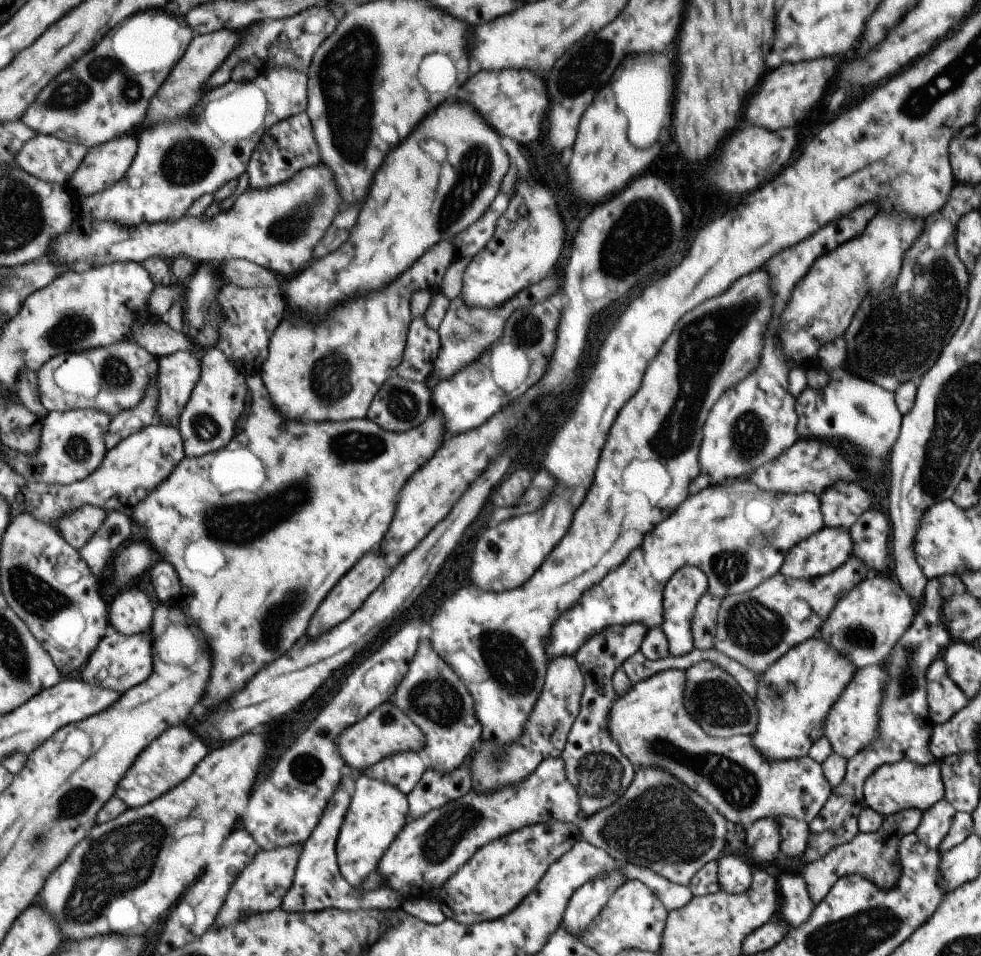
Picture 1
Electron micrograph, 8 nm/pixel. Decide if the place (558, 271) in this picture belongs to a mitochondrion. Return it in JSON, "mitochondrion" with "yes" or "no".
{"mitochondrion":"no"}

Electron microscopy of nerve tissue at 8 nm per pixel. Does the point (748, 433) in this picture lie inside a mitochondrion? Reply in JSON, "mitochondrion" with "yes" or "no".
{"mitochondrion":"yes"}

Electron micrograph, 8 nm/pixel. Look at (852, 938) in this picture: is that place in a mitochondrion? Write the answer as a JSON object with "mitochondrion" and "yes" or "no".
{"mitochondrion":"yes"}

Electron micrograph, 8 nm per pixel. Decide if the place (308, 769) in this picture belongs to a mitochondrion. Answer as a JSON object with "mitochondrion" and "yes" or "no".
{"mitochondrion":"yes"}

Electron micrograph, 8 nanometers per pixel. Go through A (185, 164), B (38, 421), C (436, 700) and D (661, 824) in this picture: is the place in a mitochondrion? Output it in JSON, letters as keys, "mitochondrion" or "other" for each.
{"A":"mitochondrion","B":"other","C":"mitochondrion","D":"mitochondrion"}

